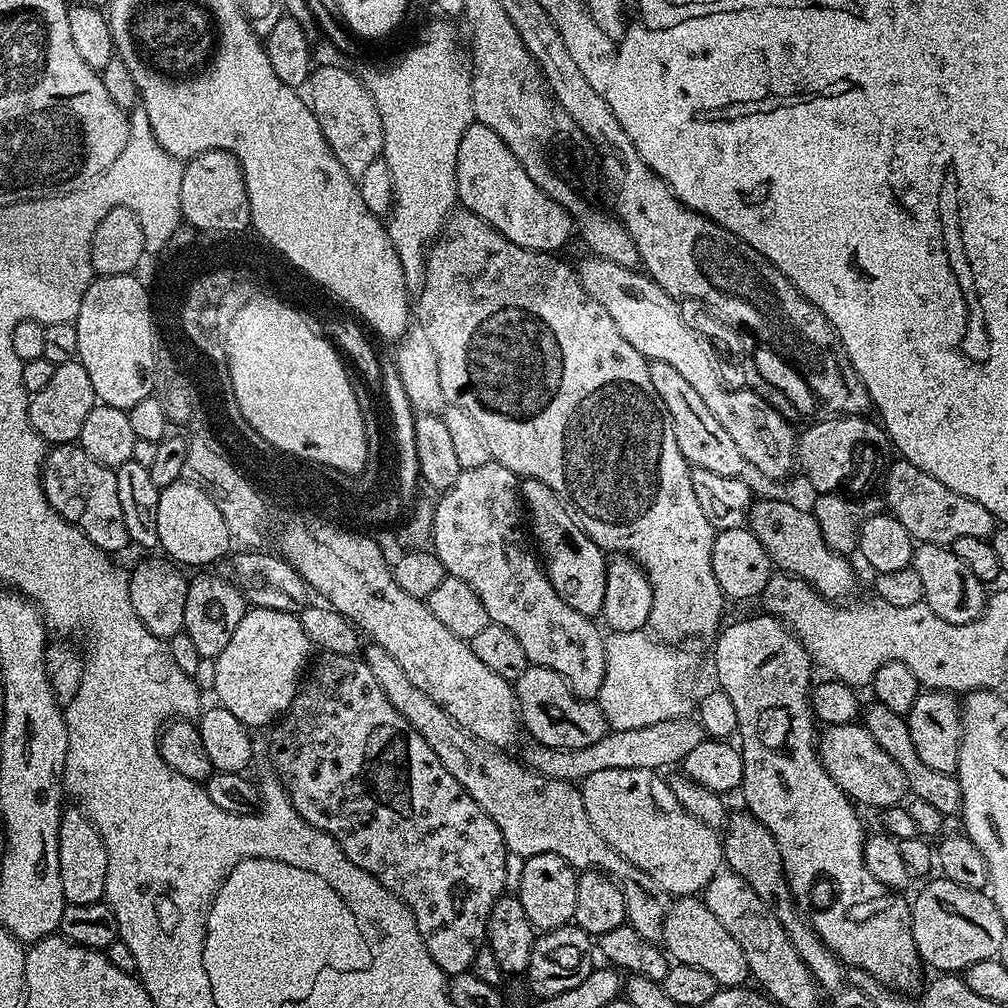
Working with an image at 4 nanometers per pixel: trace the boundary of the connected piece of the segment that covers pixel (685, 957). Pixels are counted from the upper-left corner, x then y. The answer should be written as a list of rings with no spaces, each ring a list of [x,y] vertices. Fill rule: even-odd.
[[[681,896],[667,905],[662,926],[662,947],[675,963],[706,970],[720,988],[738,988],[749,983],[750,973],[742,946],[734,942],[730,930],[726,930],[726,926],[722,926],[722,922],[718,922],[718,918],[714,918],[705,906],[703,899],[696,896]]]

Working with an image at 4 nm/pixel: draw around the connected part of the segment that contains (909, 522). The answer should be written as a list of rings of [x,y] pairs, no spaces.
[[[896,458],[884,476],[884,492],[882,499],[887,511],[891,512],[912,536],[913,541],[921,544],[952,545],[958,538],[989,539],[992,531],[998,527],[995,516],[986,510],[986,506],[974,502],[974,498],[966,498],[950,486],[942,486],[938,478],[926,474],[926,470],[918,470],[910,461]]]

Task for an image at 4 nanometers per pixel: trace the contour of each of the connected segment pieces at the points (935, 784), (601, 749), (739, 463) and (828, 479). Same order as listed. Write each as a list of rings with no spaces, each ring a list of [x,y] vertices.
[[[875,702],[869,704],[869,708],[867,705],[863,709],[862,723],[874,738],[874,742],[878,742],[878,746],[882,746],[882,750],[886,750],[890,758],[894,758],[894,762],[898,762],[908,783],[908,792],[917,800],[932,803],[935,808],[942,810],[946,818],[955,817],[960,811],[960,784],[956,781],[955,775],[934,770],[926,766],[922,758],[918,758],[918,750],[914,750],[914,742],[910,738],[910,726],[905,717],[899,716],[894,710],[881,704]]]
[[[680,717],[654,726],[638,726],[638,730],[609,730],[598,742],[581,748],[551,748],[545,744],[528,742],[524,748],[523,763],[541,776],[555,780],[582,782],[598,770],[665,770],[671,764],[679,765],[694,747],[704,740],[704,728],[693,717]]]
[[[657,360],[649,363],[650,383],[654,390],[658,390],[658,398],[666,406],[669,418],[674,426],[674,438],[678,438],[678,450],[686,457],[689,465],[701,468],[702,470],[714,470],[714,474],[726,474],[727,476],[740,476],[745,471],[746,465],[738,446],[734,446],[734,438],[722,430],[722,422],[706,410],[706,402],[698,398],[694,386],[674,370],[674,366],[667,362]]]
[[[833,415],[832,420],[820,420],[812,424],[796,438],[796,454],[794,457],[798,468],[804,471],[804,476],[816,487],[817,493],[835,492],[856,472],[856,459],[863,454],[864,448],[882,440],[882,428],[875,419],[864,420],[863,415],[845,416]]]

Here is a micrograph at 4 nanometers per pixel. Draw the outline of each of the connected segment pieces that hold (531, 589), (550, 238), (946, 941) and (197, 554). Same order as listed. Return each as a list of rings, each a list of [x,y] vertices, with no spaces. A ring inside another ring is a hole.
[[[494,459],[482,466],[461,468],[454,486],[439,493],[437,500],[440,501],[435,501],[432,510],[431,551],[436,553],[447,575],[462,578],[462,582],[466,582],[466,586],[470,586],[470,590],[482,598],[482,606],[486,606],[489,621],[510,630],[510,634],[518,638],[522,650],[526,650],[529,665],[554,670],[554,674],[568,683],[574,695],[584,700],[596,700],[602,690],[602,678],[606,674],[605,633],[593,617],[578,614],[574,606],[566,606],[566,602],[558,598],[526,536],[524,541],[523,534],[519,532],[520,520],[522,524],[520,482],[521,477],[514,470],[506,470],[506,466]]]
[[[474,122],[462,134],[456,163],[456,194],[467,211],[478,214],[478,218],[523,248],[556,254],[574,236],[574,221],[567,210],[534,186],[530,174],[522,170],[518,158],[510,154],[506,142],[490,126]]]
[[[929,879],[912,905],[914,946],[921,961],[940,974],[960,974],[974,962],[990,960],[998,954],[1006,925],[991,895],[979,888],[967,888],[953,880]]]
[[[183,478],[174,481],[170,486],[160,489],[158,498],[158,538],[159,547],[165,548],[177,565],[212,564],[224,555],[229,555],[228,547],[234,544],[230,530],[218,511],[218,506],[210,502],[210,494]]]

